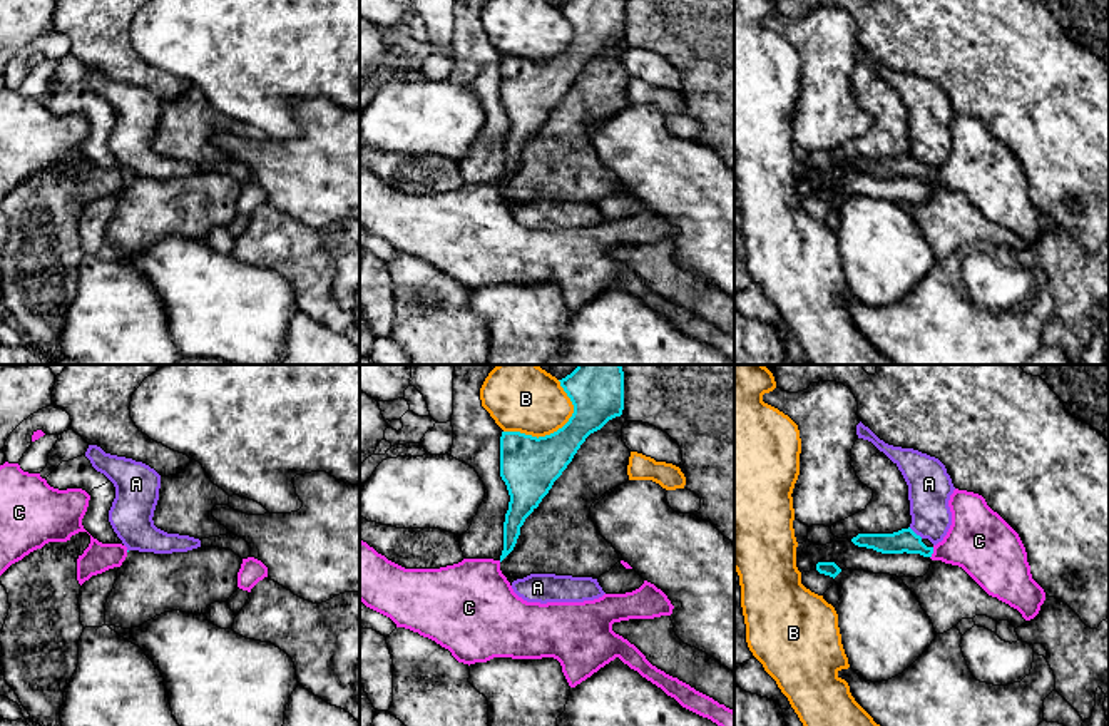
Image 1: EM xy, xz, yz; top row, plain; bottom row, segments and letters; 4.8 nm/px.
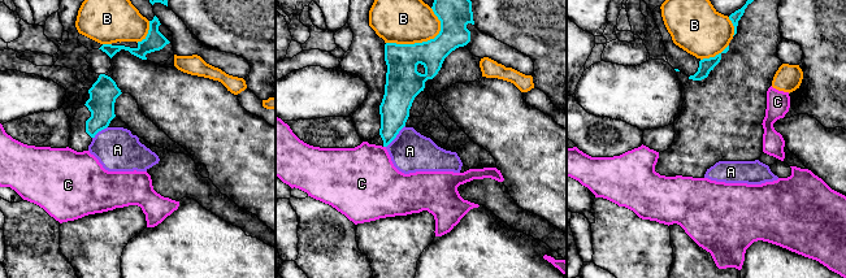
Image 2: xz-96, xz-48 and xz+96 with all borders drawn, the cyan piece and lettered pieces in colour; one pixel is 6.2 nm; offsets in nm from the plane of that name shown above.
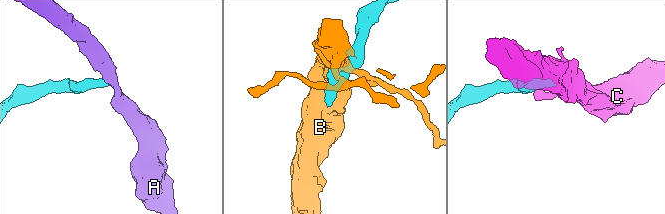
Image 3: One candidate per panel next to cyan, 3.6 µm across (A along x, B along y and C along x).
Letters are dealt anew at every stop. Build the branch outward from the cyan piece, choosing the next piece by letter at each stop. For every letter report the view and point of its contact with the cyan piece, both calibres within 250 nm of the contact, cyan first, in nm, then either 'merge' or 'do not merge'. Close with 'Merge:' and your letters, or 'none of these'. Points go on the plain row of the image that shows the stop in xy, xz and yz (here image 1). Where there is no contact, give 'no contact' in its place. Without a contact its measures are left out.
A: meets cyan in yz at (914, 158); 110 nm thick on the cyan side, 200 nm on the other; do not merge
B: meets cyan in xz at (554, 57); 280 nm thick on the cyan side, 300 nm on the other; do not merge
C: meets cyan in yz at (932, 178); 110 nm thick on the cyan side, 320 nm on the other; do not merge
Merge: none of these

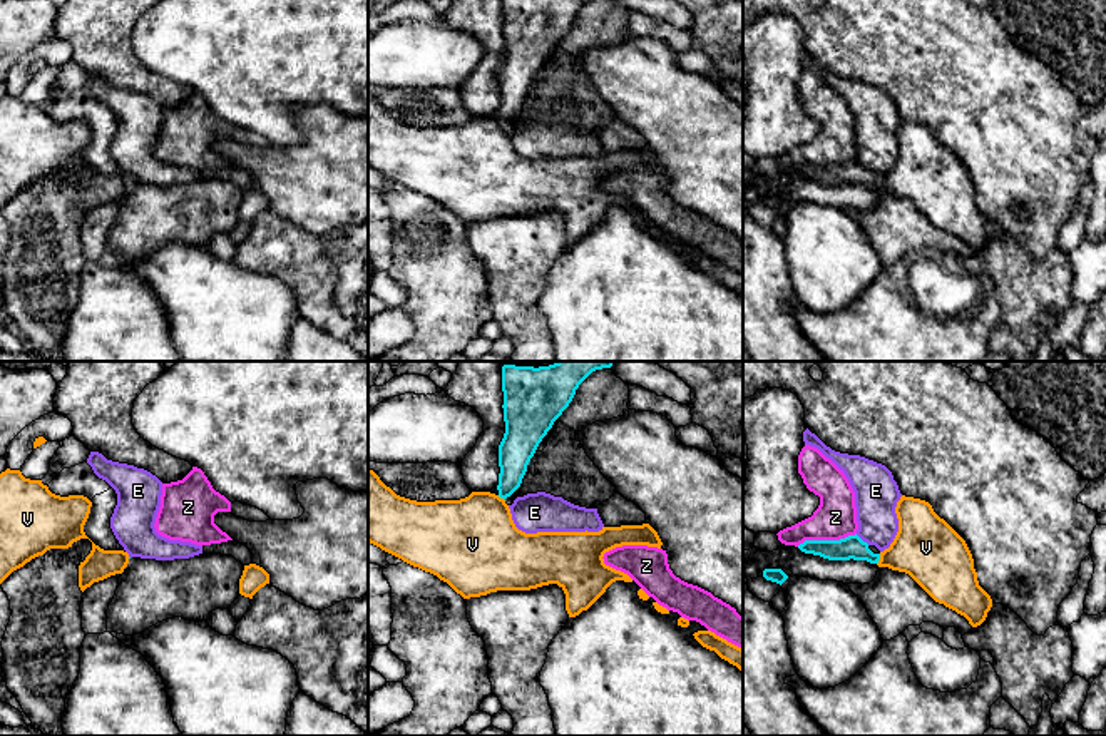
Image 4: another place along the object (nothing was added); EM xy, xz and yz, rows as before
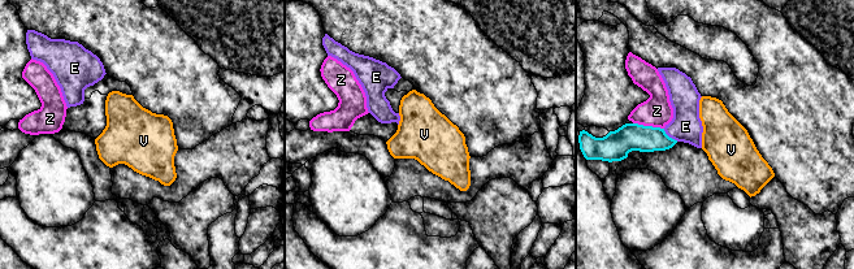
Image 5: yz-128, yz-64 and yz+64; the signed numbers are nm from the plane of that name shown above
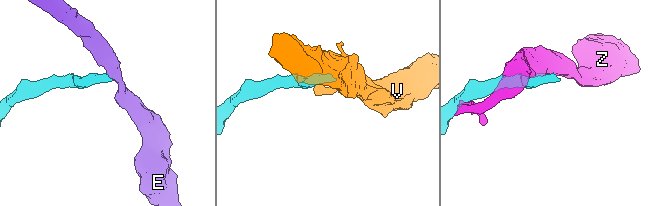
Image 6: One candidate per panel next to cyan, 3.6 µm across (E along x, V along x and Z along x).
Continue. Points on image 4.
E: meets cyan in yz at (860, 164); 110 nm thick on the cyan side, 200 nm on the other; do not merge
V: meets cyan in yz at (879, 184); 110 nm thick on the cyan side, 320 nm on the other; do not merge
Z: meets cyan in yz at (825, 166); 110 nm thick on the cyan side, 200 nm on the other; do not merge
Merge: none of these

